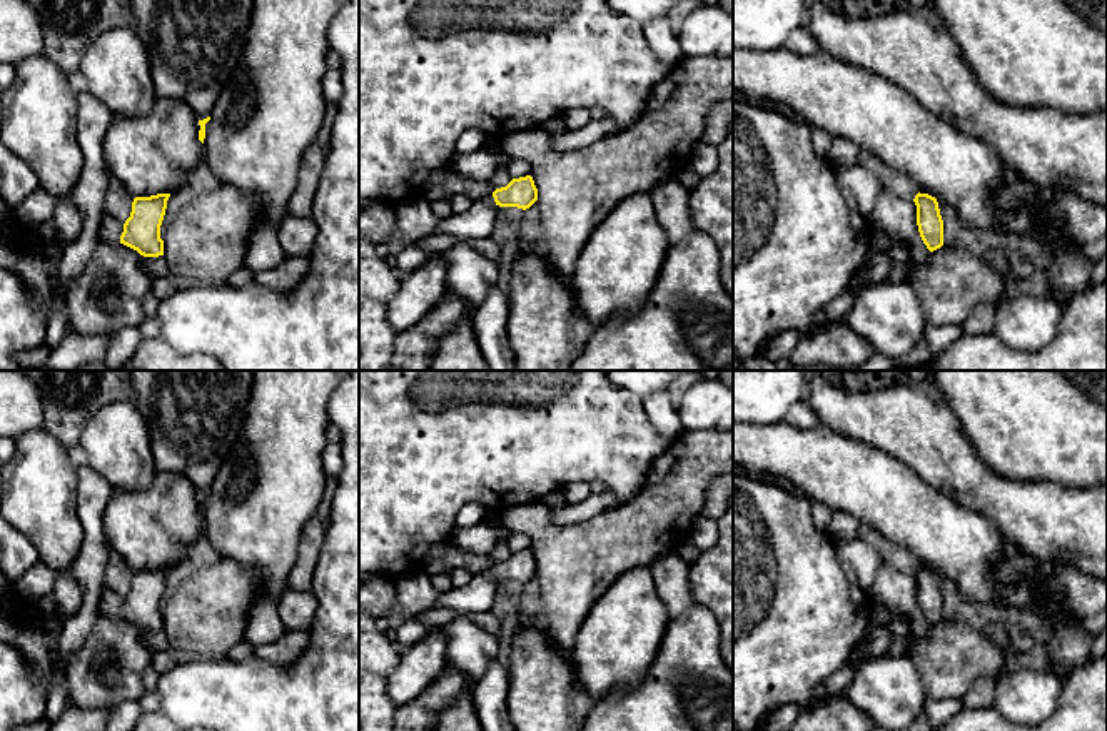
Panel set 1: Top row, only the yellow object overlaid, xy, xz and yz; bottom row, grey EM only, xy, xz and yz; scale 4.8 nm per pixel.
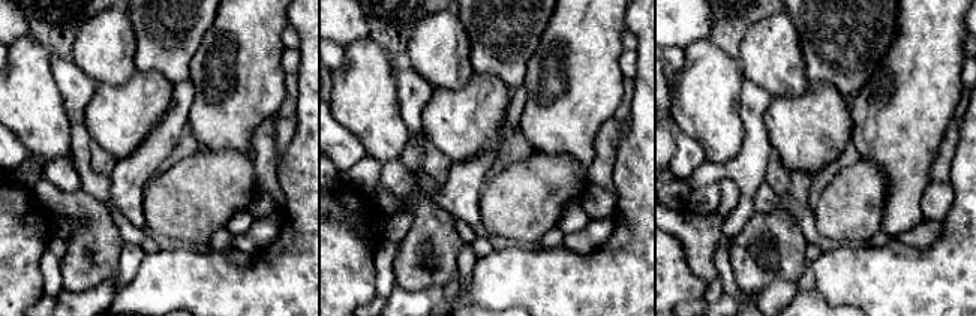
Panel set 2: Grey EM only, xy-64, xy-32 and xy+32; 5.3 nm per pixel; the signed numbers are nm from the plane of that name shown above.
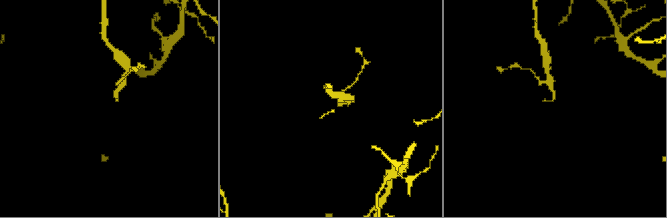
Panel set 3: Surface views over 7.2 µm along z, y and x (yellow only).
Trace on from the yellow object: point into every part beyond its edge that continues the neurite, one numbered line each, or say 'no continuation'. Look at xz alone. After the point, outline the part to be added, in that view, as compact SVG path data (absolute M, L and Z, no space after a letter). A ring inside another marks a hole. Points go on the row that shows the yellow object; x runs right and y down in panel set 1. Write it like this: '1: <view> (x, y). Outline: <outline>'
1: xz (416, 221). Outline: M422 195L394 204L397 227L386 242L392 255L397 255L411 242L447 234L459 239L489 239L496 224L499 205L493 195L473 200L471 207L446 219L437 219L431 210L431 200Z

